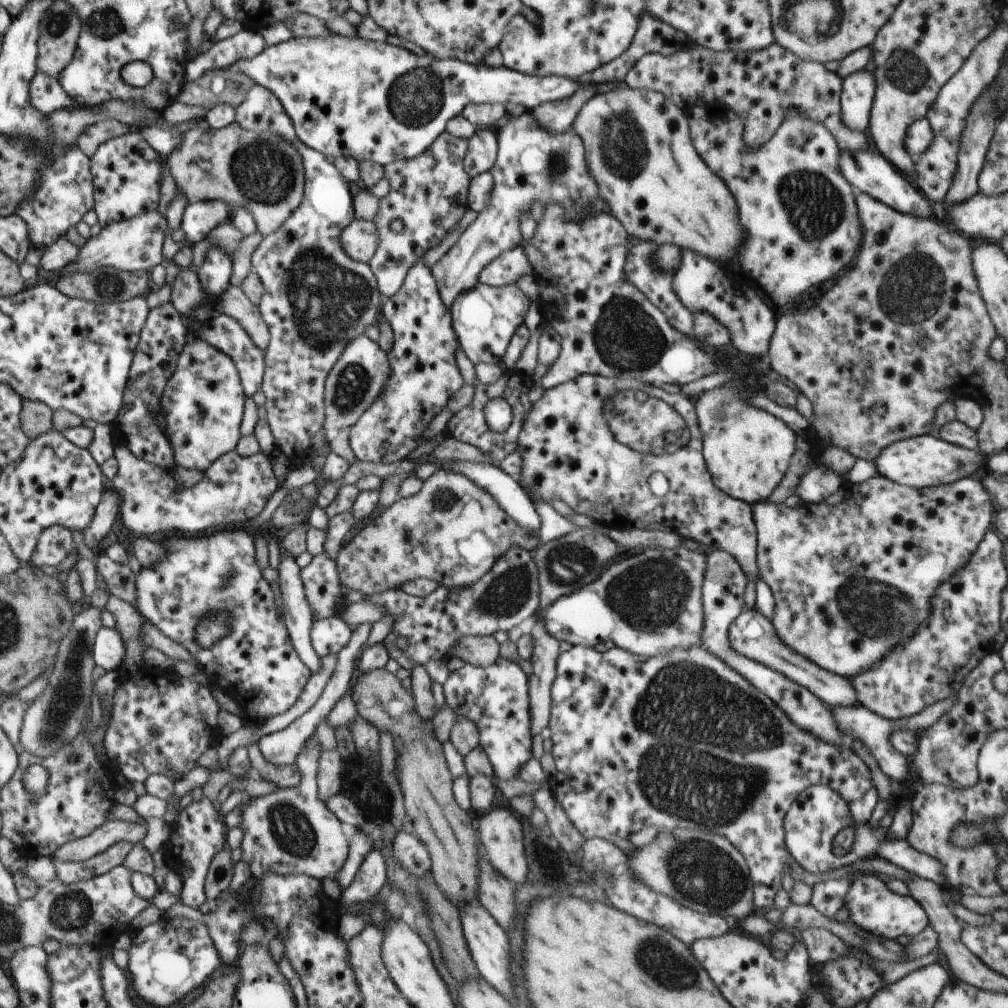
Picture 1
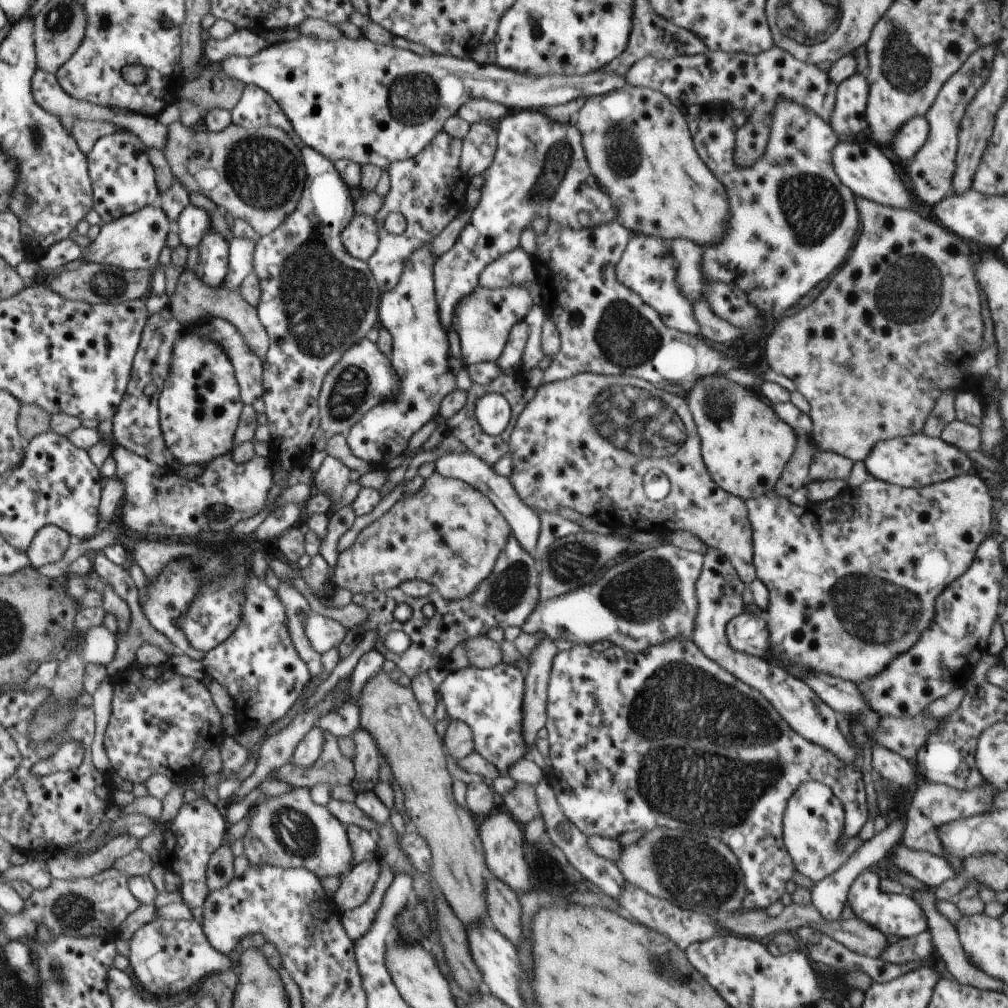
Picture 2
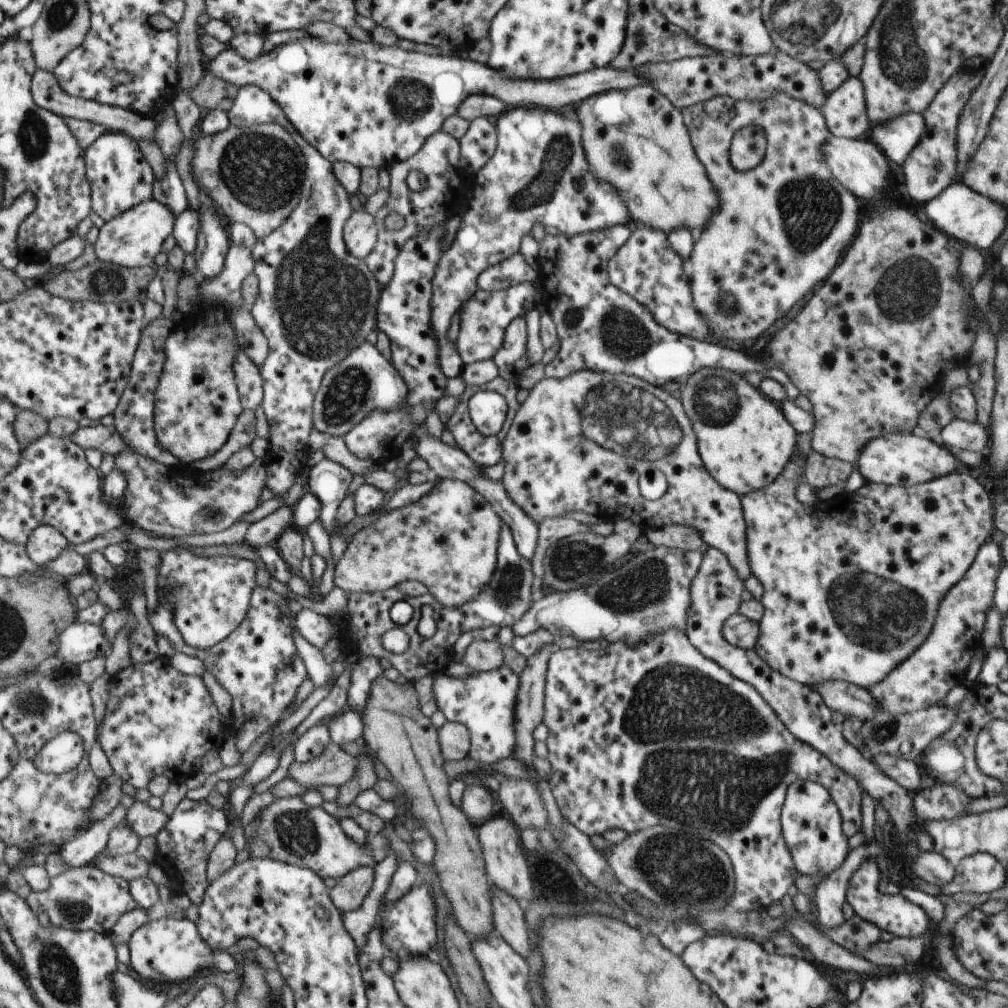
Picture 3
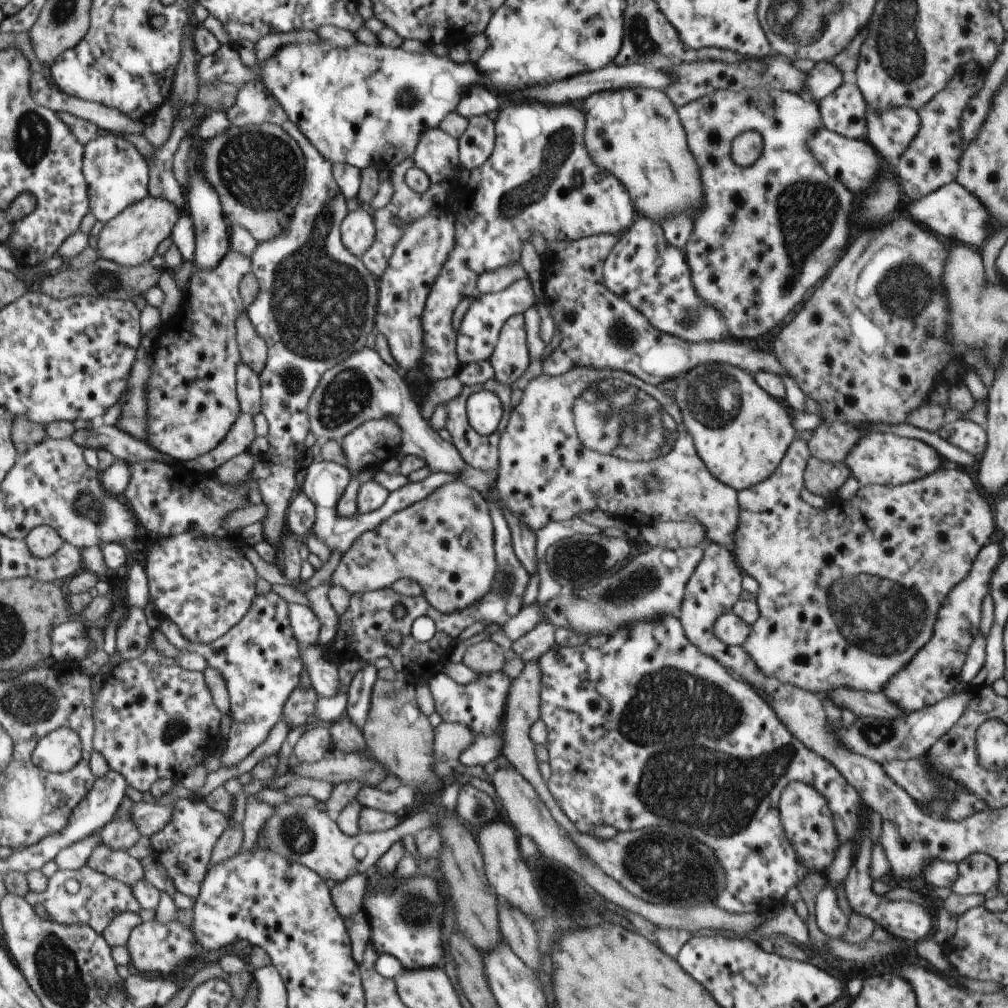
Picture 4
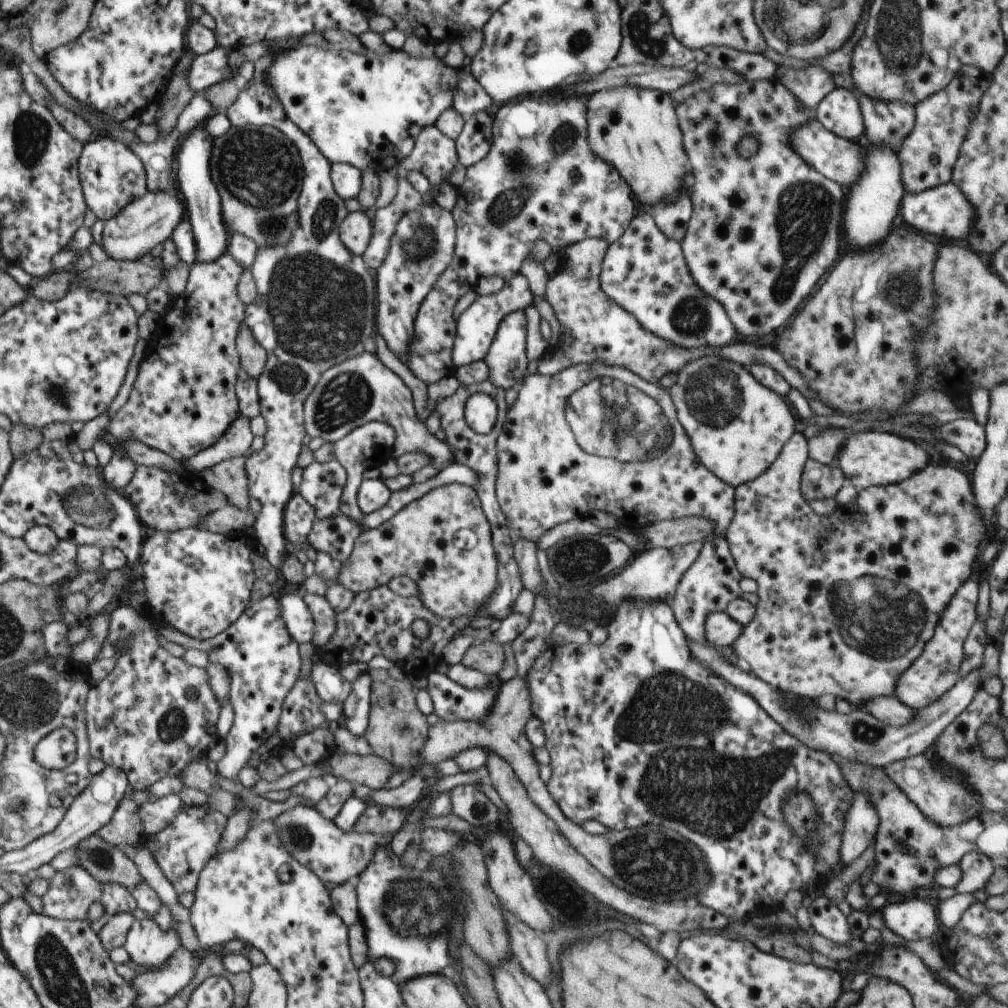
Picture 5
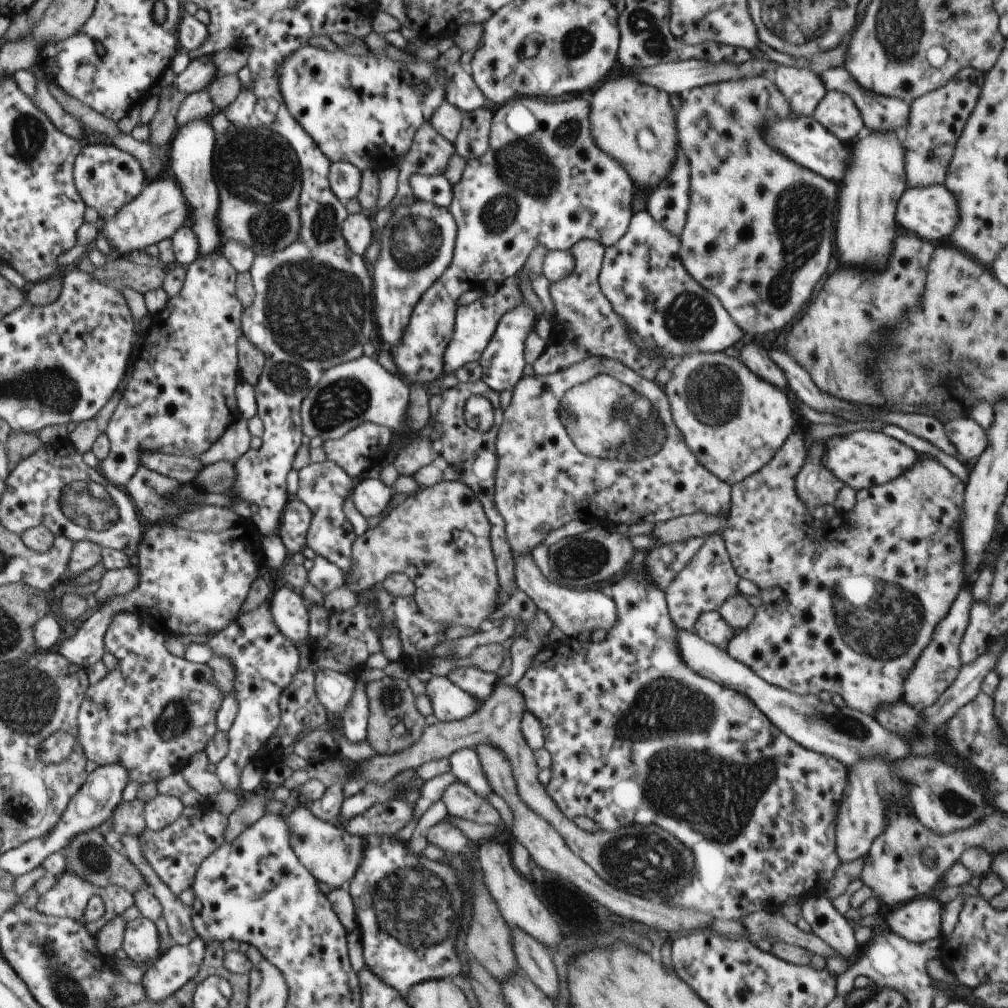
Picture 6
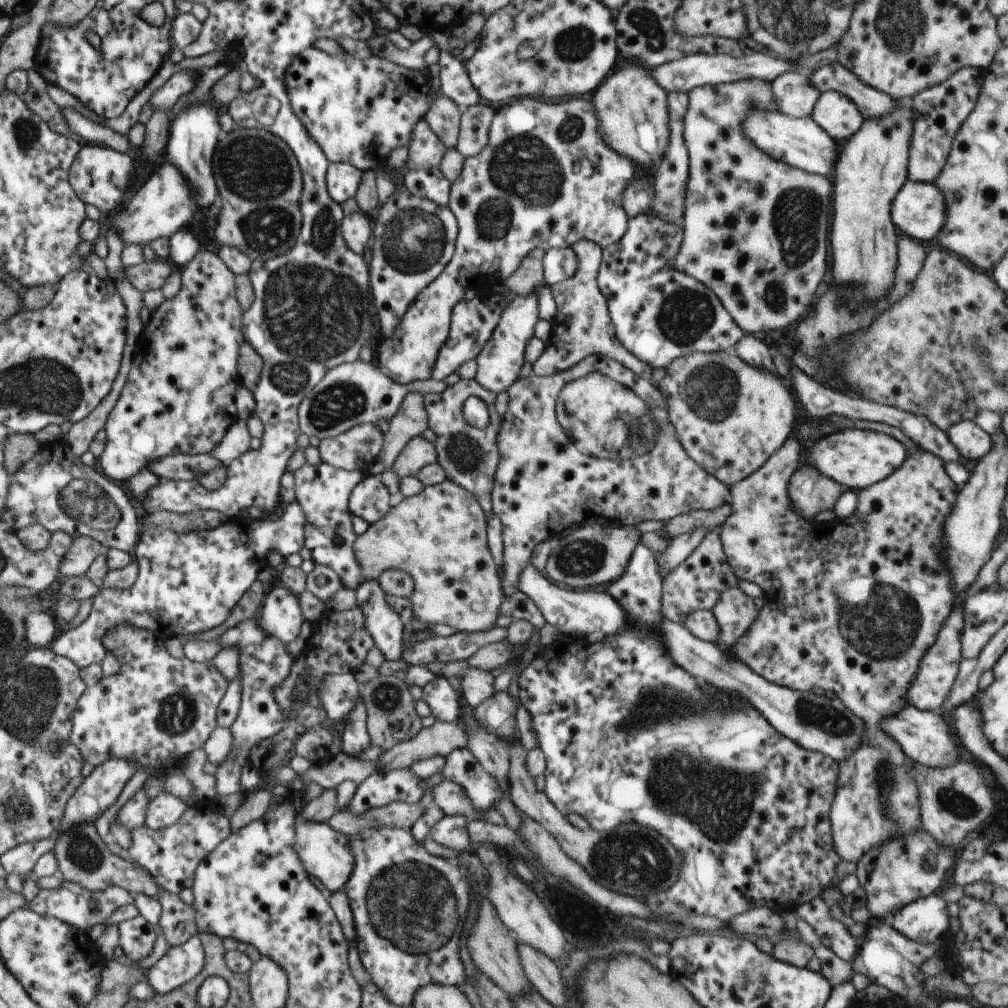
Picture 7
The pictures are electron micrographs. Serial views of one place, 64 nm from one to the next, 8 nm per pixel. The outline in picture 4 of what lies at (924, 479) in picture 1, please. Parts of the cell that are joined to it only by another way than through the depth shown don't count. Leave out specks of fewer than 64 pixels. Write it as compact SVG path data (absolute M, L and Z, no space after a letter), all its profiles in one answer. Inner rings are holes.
M871 430L850 450L845 464L861 487L874 484L900 486L944 468L944 457L922 440Z

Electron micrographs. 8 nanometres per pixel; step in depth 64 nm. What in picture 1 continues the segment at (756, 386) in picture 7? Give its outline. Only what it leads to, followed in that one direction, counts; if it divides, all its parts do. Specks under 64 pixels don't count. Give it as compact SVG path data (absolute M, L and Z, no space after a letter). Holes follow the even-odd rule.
M720 385L702 392L694 399L696 416L702 432L703 454L712 482L728 496L749 505L766 501L784 478L796 446L796 434L773 414L746 404L738 390Z

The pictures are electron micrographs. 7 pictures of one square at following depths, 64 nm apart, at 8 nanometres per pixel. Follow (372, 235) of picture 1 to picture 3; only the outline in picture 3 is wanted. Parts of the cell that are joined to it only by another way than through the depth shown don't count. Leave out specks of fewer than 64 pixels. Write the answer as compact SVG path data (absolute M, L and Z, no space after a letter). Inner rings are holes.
M353 211L344 224L343 239L348 252L365 261L378 242L374 217L369 212Z

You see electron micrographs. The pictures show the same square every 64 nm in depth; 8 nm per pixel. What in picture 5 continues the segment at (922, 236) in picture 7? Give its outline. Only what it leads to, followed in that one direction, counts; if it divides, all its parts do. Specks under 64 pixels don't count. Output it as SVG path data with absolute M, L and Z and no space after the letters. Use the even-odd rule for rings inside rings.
M951 182L925 190L920 194L906 194L902 199L899 212L902 224L908 224L908 227L918 230L921 234L936 236L936 240L952 239L959 243L963 243L968 238L974 216L976 212L970 206L968 198L962 194L958 186L954 186Z

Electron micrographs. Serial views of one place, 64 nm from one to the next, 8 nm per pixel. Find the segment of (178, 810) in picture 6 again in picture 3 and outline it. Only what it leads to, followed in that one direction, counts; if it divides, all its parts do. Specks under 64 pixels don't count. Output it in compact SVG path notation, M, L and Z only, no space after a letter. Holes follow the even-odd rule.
M134 801L128 809L126 818L122 820L122 826L129 826L138 838L156 836L168 822L169 816L160 810L150 808L143 801Z

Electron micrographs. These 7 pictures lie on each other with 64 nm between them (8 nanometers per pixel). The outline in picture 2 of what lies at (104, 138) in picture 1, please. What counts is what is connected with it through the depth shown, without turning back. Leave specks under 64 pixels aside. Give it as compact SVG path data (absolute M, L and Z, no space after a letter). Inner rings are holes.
M73 118L68 123L68 129L72 132L72 136L76 139L78 146L87 155L92 152L94 145L97 142L119 131L114 126L114 122L104 122L104 120L98 121L81 121L79 118Z

